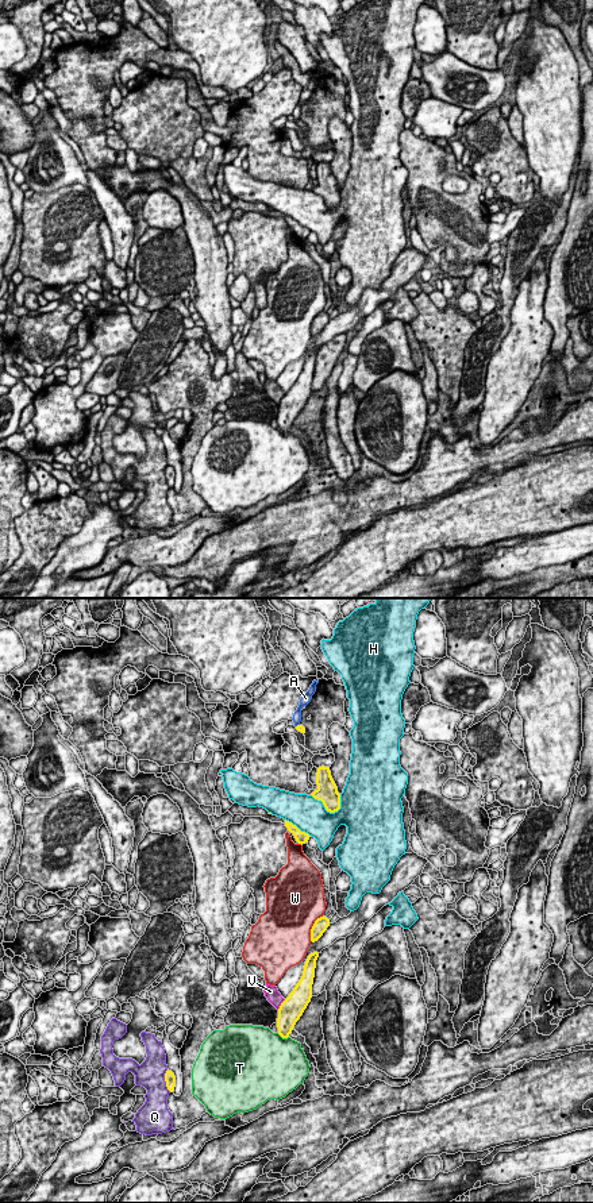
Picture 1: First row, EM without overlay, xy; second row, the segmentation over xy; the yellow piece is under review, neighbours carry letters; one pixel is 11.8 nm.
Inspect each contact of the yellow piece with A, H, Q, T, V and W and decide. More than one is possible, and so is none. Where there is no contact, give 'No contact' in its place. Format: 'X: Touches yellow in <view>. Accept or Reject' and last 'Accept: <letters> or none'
A: Touches yellow in xy. Reject
H: Touches yellow in xy. Reject
Q: Touches yellow in xy. Reject
T: Touches yellow in xy. Reject
V: Touches yellow in xy. Reject
W: Touches yellow in xy. Reject
Accept: none

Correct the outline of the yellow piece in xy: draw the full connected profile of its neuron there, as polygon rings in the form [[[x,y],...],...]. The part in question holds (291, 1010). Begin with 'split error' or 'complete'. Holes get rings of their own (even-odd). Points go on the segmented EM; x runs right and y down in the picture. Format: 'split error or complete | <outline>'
complete | [[[313,952],[308,956],[301,979],[278,1009],[277,1027],[278,1034],[282,1038],[289,1037],[296,1022],[300,1019],[308,1003],[311,1002],[317,957],[317,952]]]

